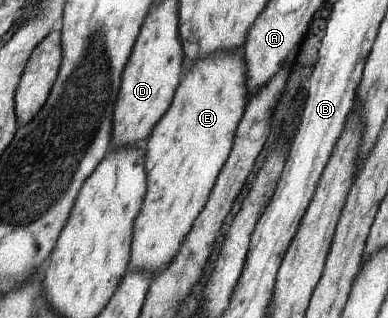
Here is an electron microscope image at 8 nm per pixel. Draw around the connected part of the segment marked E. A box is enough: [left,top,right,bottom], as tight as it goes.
[129,50,249,278]

